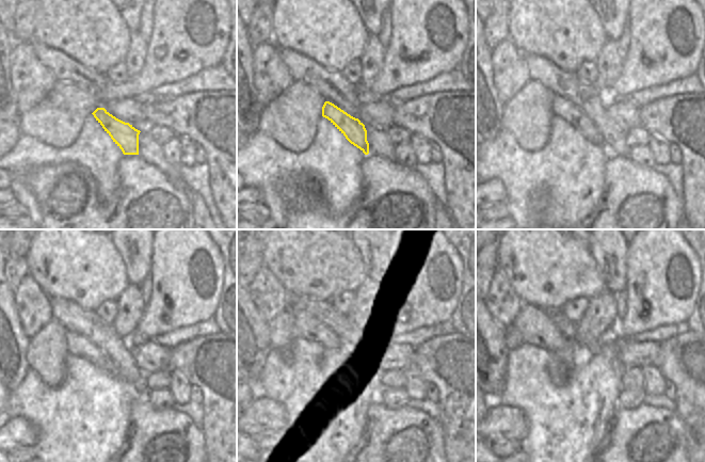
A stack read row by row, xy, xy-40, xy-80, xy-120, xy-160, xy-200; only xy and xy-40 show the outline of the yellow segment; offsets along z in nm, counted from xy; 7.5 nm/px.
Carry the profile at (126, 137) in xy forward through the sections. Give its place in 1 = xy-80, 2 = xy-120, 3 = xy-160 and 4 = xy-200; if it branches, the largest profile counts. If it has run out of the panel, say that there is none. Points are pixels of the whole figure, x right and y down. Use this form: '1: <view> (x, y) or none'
1: xy-80 (561, 108)
2: xy-120 (78, 345)
3: xy-160 (307, 328)
4: xy-200 (534, 325)

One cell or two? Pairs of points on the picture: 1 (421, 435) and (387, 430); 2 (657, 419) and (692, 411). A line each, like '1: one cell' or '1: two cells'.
1: one cell
2: two cells

